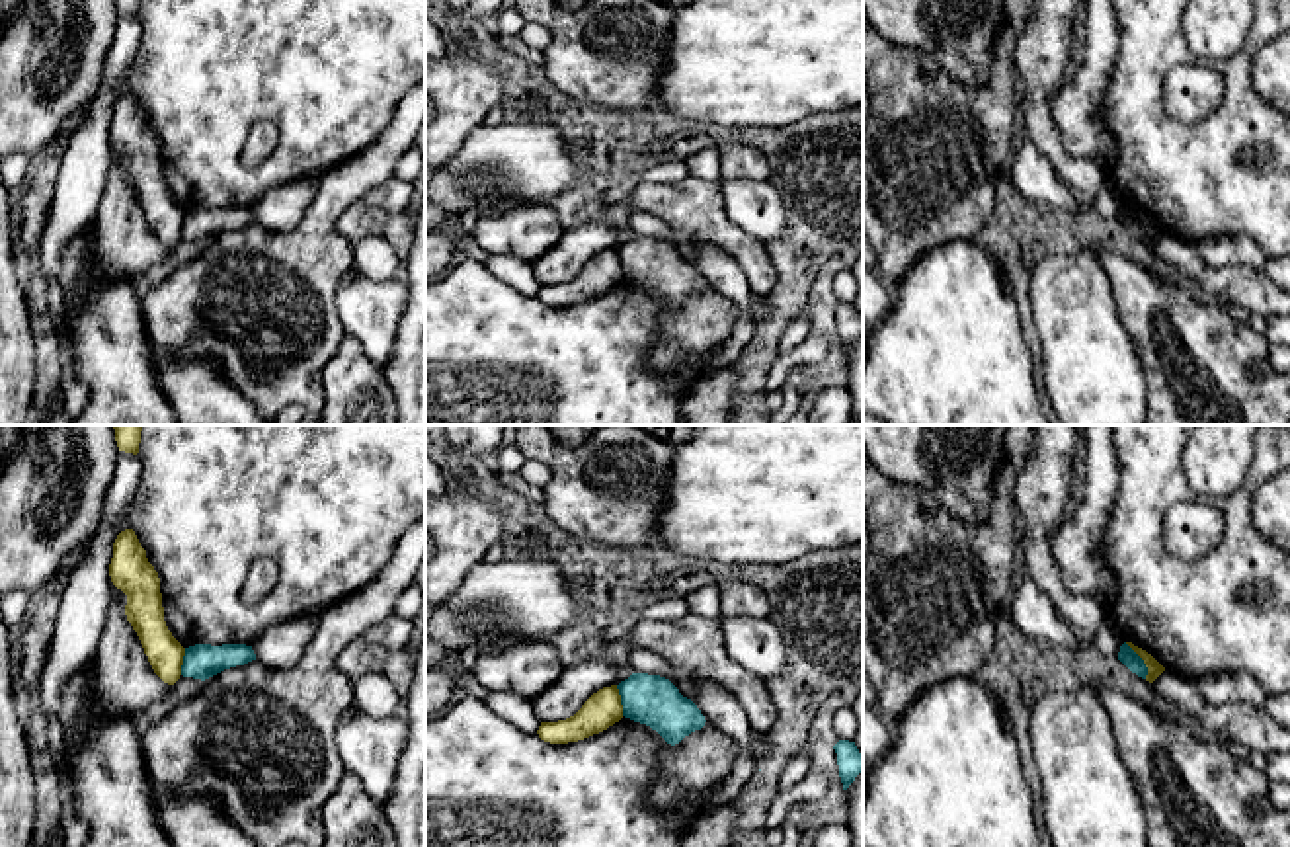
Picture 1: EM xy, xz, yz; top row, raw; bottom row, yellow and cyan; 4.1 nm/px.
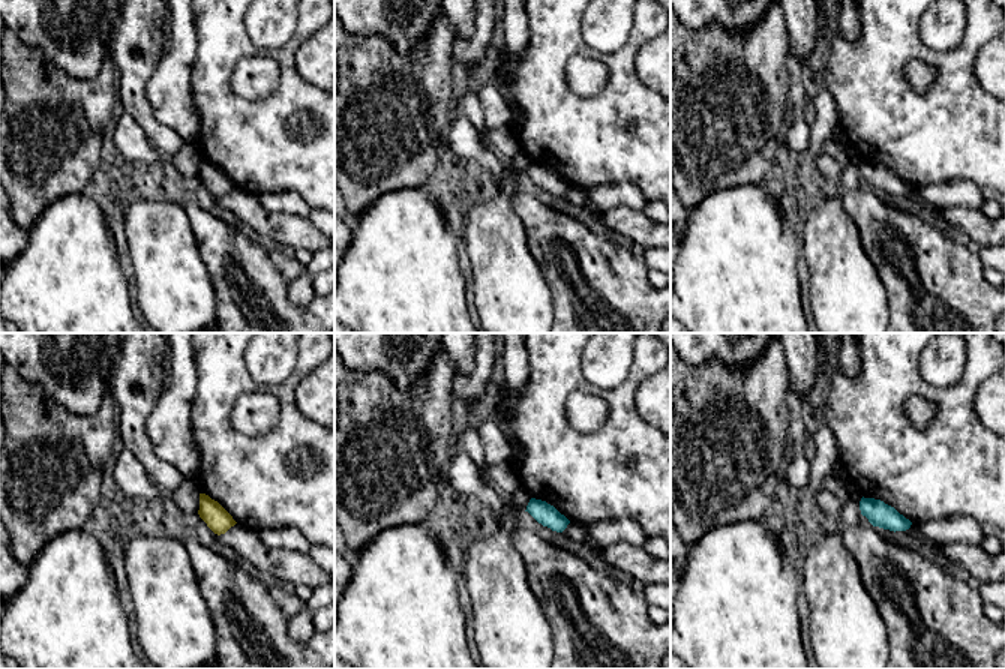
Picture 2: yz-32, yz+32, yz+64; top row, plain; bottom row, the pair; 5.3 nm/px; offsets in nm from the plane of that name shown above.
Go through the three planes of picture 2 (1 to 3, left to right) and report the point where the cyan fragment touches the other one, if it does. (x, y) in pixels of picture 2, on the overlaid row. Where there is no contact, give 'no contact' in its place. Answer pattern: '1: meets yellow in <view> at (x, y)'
1: no contact
2: no contact
3: no contact

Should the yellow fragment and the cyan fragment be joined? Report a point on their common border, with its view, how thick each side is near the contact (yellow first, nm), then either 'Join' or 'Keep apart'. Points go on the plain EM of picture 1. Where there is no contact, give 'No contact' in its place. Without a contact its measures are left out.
Touches yellow at yz (1142, 221). Thickness 60 nm (yellow) against 70 nm. Keep apart

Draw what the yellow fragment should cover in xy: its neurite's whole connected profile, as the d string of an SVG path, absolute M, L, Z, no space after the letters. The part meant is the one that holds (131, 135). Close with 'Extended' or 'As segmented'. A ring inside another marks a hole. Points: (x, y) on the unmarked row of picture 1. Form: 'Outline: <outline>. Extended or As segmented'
Outline: M133 92L117 98L109 139L113 148L127 158L127 183L137 195L154 236L164 246L174 248L181 238L185 211L166 189L158 135L148 125Z. As segmented

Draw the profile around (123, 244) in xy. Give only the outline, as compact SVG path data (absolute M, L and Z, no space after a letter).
M113 148L107 187L90 236L94 273L135 281L162 263L170 252L152 232L125 178L127 158Z

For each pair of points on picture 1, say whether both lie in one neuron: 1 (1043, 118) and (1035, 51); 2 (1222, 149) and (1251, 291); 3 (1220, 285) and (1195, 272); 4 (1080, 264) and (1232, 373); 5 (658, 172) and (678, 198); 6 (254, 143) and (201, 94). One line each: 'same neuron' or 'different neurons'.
1: same neuron
2: different neurons
3: same neuron
4: different neurons
5: different neurons
6: different neurons

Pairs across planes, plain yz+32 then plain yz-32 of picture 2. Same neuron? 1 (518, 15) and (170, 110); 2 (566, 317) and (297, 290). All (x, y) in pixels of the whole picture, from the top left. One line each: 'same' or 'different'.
1: same
2: different

